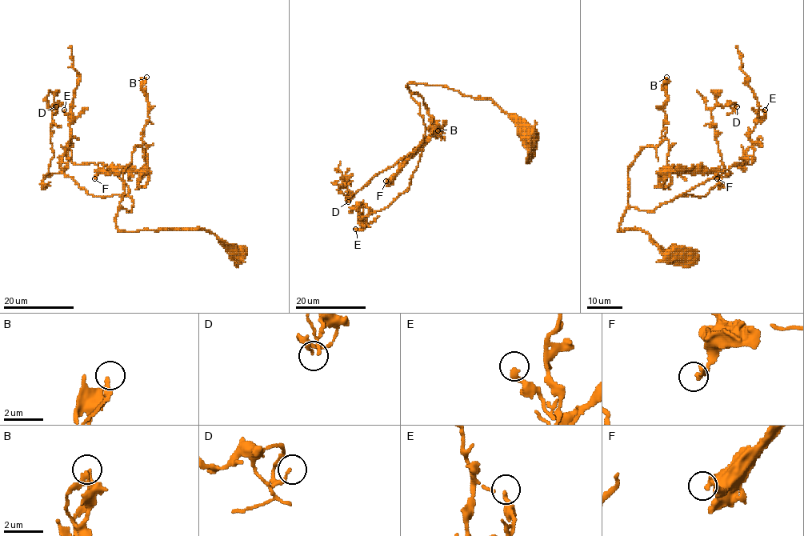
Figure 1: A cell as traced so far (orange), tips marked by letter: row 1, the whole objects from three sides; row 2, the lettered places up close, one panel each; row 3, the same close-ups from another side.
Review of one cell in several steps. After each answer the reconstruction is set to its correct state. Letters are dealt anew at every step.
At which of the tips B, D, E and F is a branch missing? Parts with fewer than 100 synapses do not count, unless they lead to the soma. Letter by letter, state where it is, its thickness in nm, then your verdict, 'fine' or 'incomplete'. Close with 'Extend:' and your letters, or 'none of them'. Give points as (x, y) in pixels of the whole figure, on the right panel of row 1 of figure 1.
B: (666, 77) | 160 nm | fine
D: (737, 106) | 120 nm | fine
E: (765, 110) | 240 nm | fine
F: (717, 178) | 280 nm | fine
Extend: none of them

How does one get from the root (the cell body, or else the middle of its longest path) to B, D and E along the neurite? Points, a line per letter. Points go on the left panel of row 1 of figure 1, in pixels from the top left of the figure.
B: (238, 254), (200, 229), (118, 230), (123, 170), (133, 150), (142, 147), (150, 118), (142, 90), (146, 77)
D: (238, 254), (200, 229), (119, 230), (129, 196), (90, 195), (48, 174), (56, 106)
E: (238, 254), (200, 229), (119, 230), (129, 188), (117, 170), (72, 162), (75, 118), (64, 110)

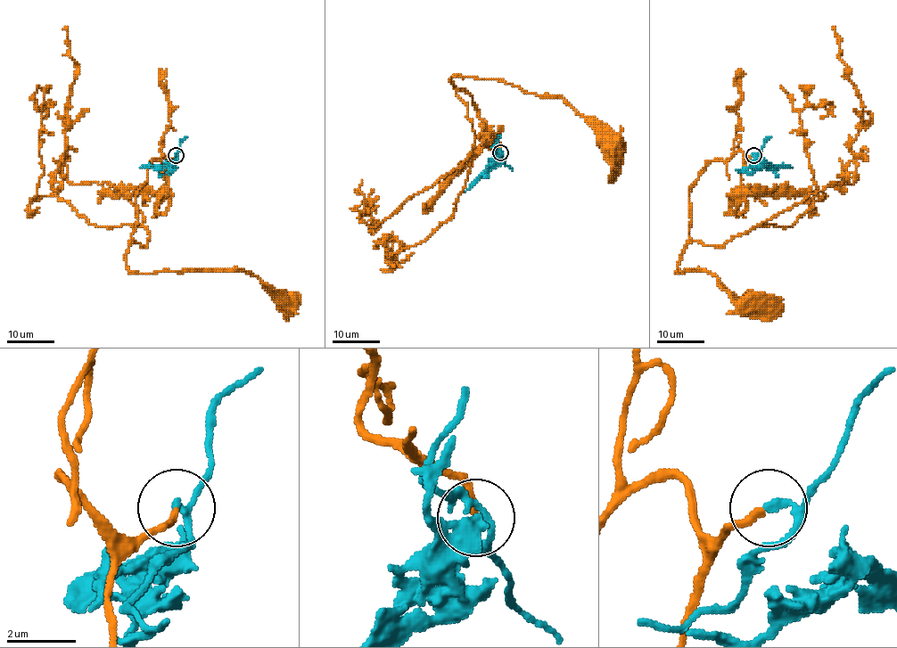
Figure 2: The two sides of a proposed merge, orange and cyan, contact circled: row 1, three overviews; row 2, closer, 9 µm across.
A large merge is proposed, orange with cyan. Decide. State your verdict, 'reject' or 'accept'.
accept

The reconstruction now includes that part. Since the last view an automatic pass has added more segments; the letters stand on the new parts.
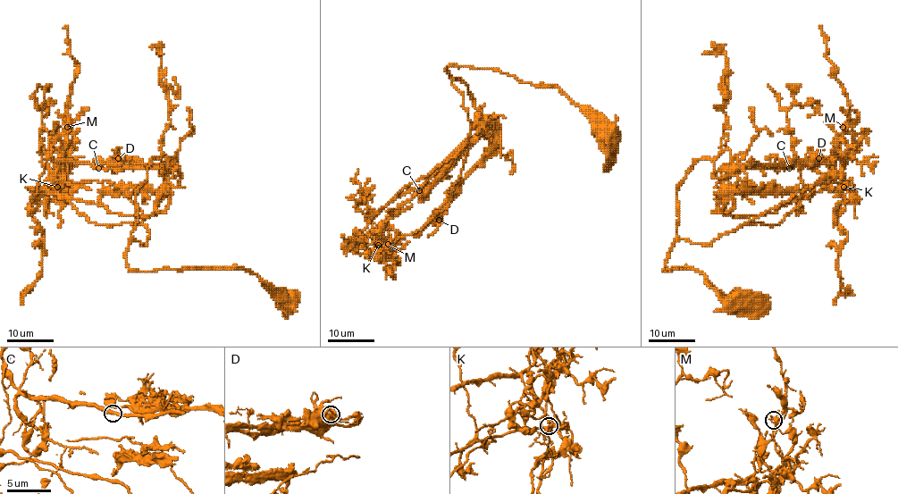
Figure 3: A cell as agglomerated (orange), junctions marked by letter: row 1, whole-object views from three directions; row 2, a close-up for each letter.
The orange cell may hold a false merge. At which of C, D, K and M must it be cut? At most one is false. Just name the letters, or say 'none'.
M

